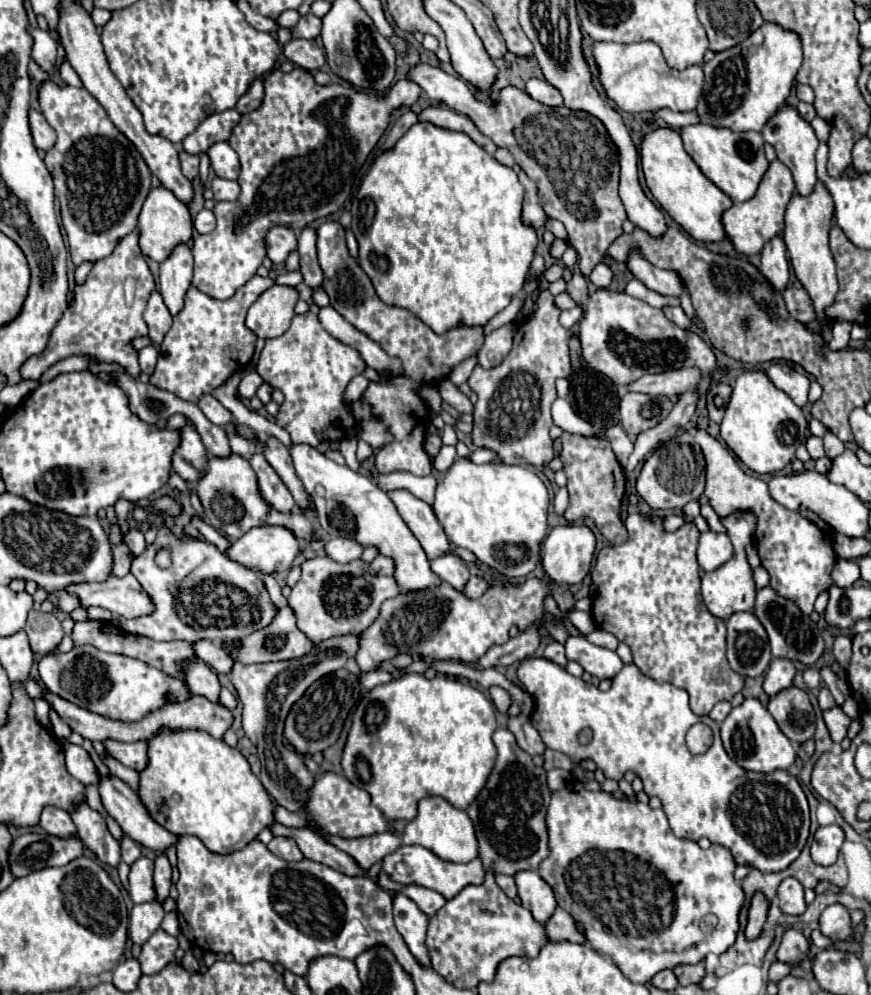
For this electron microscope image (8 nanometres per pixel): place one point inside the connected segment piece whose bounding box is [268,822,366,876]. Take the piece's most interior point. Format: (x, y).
(314, 847)

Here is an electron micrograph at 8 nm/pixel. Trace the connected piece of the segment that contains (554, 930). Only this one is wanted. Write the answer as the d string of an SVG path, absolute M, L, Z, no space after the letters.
M556 908L556 912L544 922L544 930L548 940L556 942L556 940L572 940L572 942L584 942L584 936L580 936L580 932L576 932L576 924L572 920L572 916L568 916L568 912L564 912L562 908Z

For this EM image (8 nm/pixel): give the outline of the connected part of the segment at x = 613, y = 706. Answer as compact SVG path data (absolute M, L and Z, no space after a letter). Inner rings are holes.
M524 658L518 666L518 678L536 702L536 710L532 712L532 724L540 732L544 744L552 750L568 754L574 760L574 764L586 758L594 760L596 766L606 774L606 778L620 780L624 772L634 770L644 782L644 792L662 800L662 808L676 836L692 840L708 838L710 842L726 846L738 864L750 864L762 872L784 870L802 852L810 834L810 810L798 778L794 778L786 770L776 770L764 774L764 780L754 780L758 776L752 776L750 772L740 768L726 754L720 740L718 722L710 720L708 716L696 716L690 710L686 690L676 688L672 684L658 684L656 680L646 678L634 664L624 666L622 672L614 676L612 688L608 692L602 692L594 684L578 680L576 676L568 674L566 668L558 666L548 658ZM698 722L710 726L714 732L712 748L700 756L692 754L686 748L684 740L688 728ZM582 728L590 728L594 734L592 742L586 746L578 744L578 732Z

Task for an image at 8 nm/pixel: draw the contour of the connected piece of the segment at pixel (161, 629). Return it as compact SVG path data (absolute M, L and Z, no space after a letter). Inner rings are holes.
M166 524L158 528L156 540L140 556L134 556L132 574L152 598L154 612L130 620L116 616L116 620L120 630L152 640L236 640L266 628L278 612L256 572L230 560L202 538L176 536ZM160 546L172 548L170 568L158 568L154 562Z

